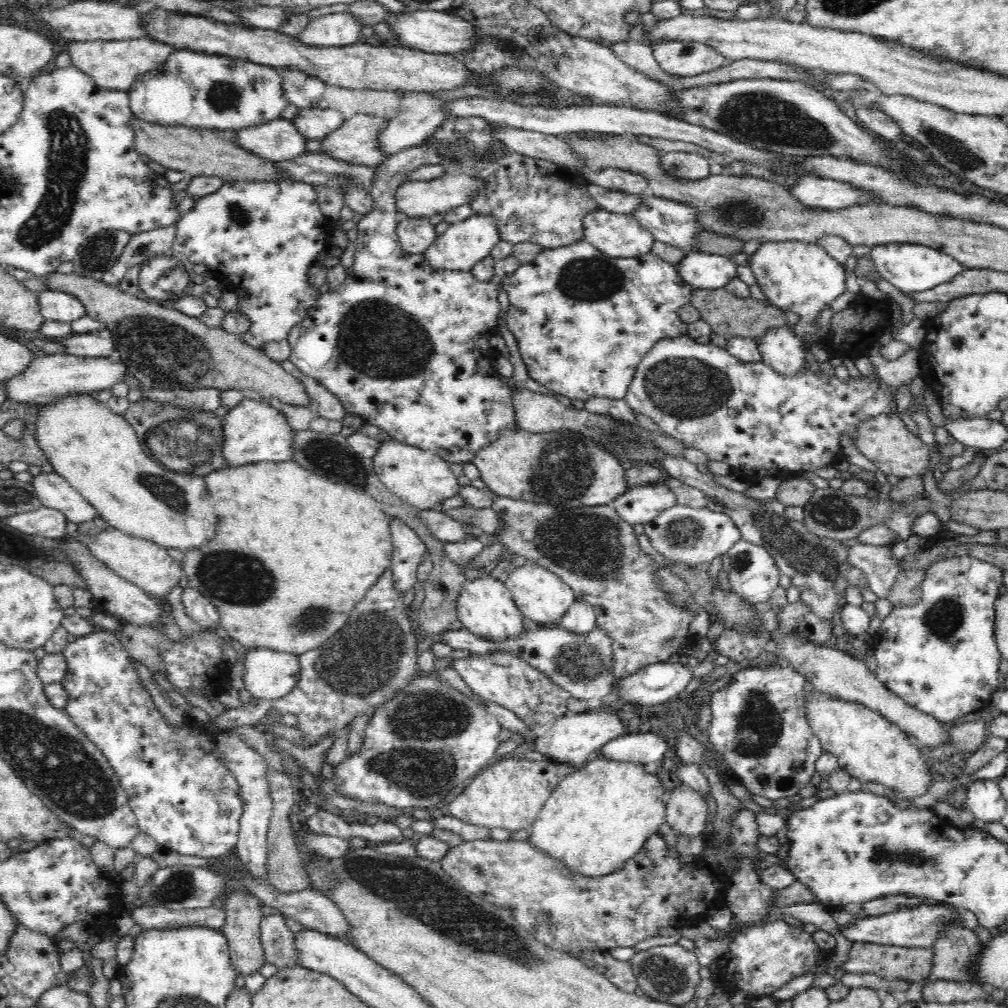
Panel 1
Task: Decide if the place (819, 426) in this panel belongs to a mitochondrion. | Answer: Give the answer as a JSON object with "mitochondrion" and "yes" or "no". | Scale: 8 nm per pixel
{"mitochondrion":"no"}

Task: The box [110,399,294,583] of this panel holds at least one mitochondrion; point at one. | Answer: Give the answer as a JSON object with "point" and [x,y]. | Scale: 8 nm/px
{"point":[189,442]}

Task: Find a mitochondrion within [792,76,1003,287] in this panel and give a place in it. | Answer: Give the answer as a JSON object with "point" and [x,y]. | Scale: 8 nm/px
{"point":[959,154]}

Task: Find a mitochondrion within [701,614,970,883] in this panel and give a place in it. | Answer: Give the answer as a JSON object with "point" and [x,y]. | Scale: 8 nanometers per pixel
{"point":[759,725]}

